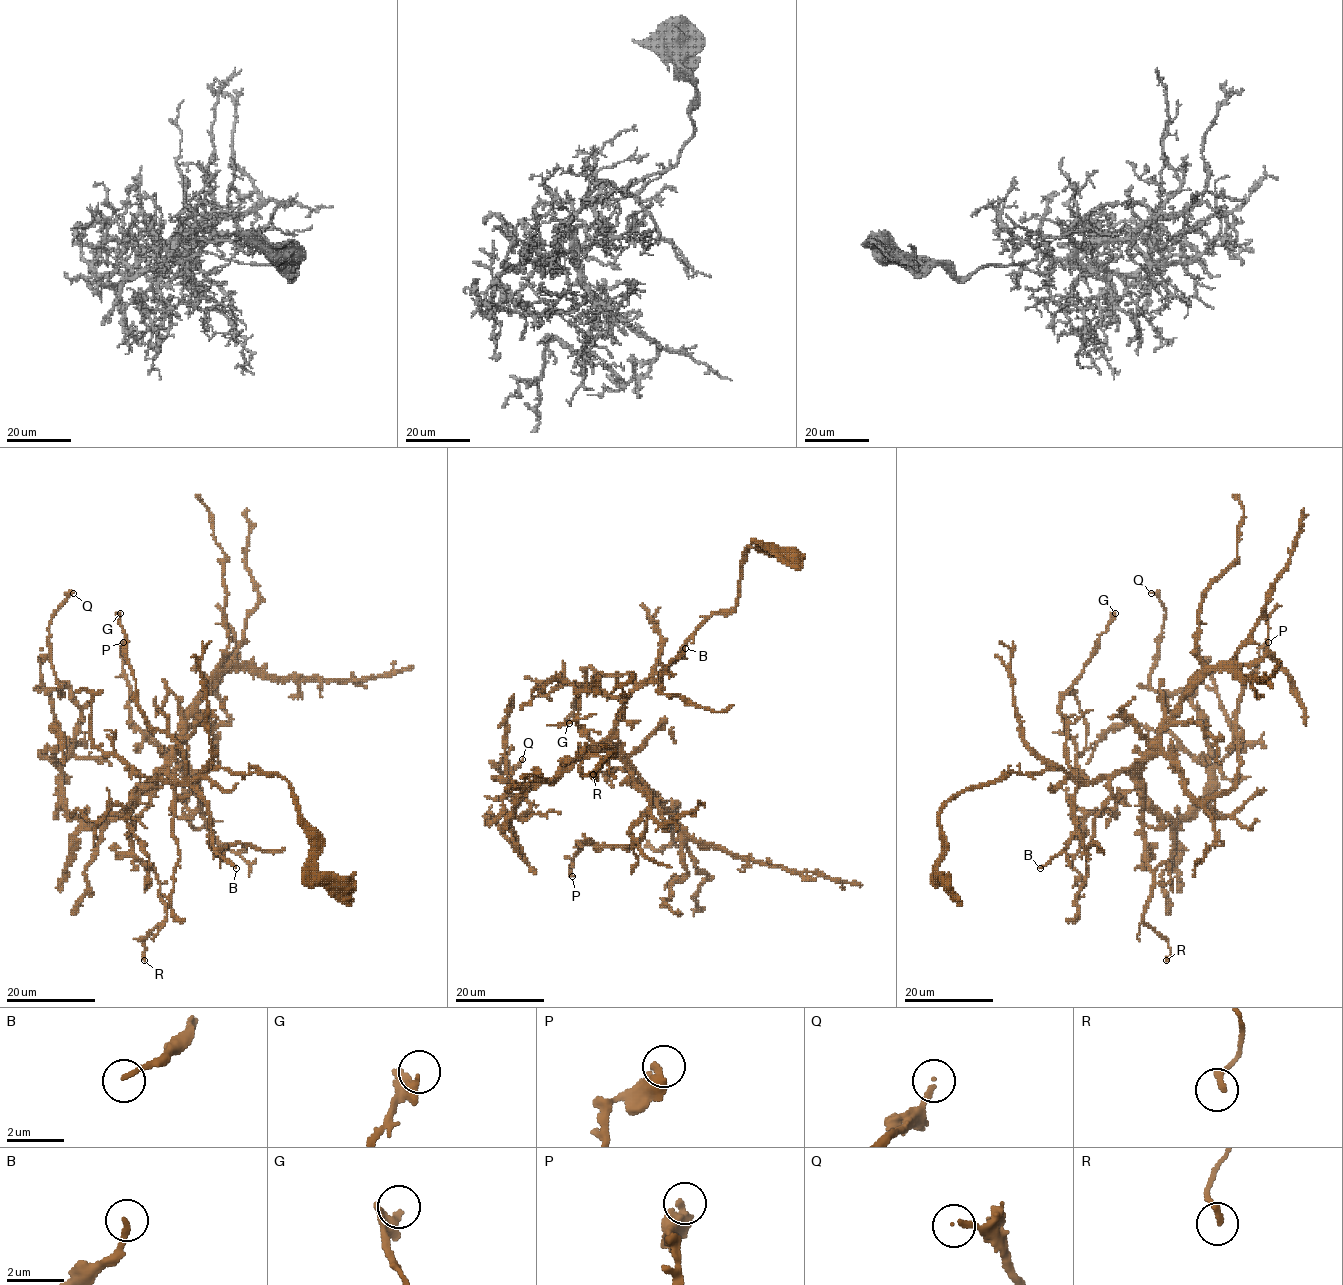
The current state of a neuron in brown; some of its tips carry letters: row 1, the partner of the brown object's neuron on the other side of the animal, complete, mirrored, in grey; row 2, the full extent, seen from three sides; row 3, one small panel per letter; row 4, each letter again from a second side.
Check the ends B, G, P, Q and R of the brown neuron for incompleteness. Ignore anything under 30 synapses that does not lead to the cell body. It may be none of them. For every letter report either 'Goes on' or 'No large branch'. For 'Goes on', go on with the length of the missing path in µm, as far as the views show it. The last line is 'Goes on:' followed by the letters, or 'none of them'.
B: No large branch
G: No large branch
P: No large branch
Q: No large branch
R: No large branch
Goes on: none of them

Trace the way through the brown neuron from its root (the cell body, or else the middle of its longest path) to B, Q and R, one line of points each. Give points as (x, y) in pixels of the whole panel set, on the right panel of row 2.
B: (1142, 788), (1125, 773), (1083, 783), (1075, 794), (1073, 837), (1061, 853), (1040, 868)
Q: (1142, 788), (1174, 823), (1202, 798), (1209, 768), (1192, 689), (1158, 693), (1149, 682), (1165, 614), (1151, 593)
R: (1142, 788), (1144, 853), (1148, 868), (1153, 875), (1152, 896), (1144, 921), (1169, 943), (1170, 956), (1166, 960)

